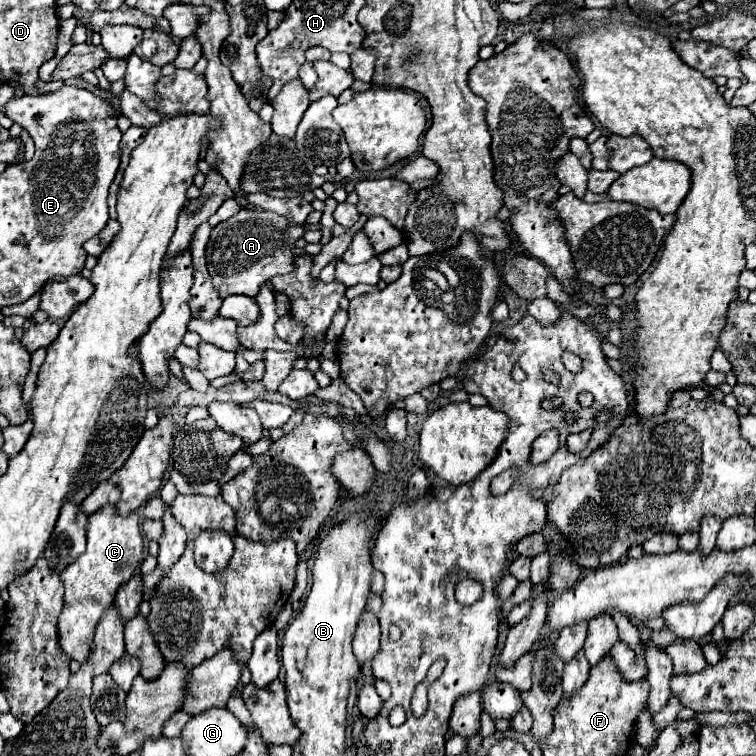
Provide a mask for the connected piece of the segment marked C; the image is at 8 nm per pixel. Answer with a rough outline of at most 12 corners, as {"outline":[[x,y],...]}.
{"outline":[[88,517],[60,575],[58,641],[88,659],[96,623],[144,561],[140,519]]}

